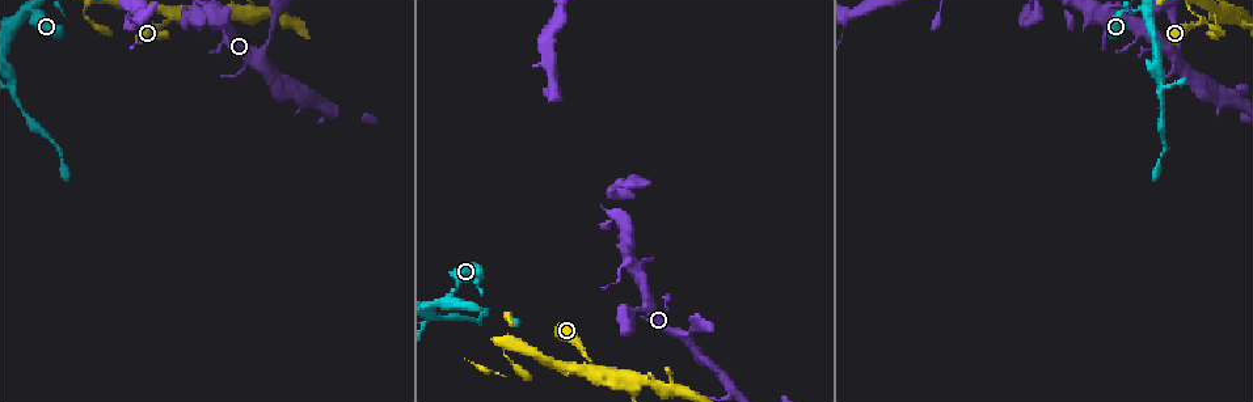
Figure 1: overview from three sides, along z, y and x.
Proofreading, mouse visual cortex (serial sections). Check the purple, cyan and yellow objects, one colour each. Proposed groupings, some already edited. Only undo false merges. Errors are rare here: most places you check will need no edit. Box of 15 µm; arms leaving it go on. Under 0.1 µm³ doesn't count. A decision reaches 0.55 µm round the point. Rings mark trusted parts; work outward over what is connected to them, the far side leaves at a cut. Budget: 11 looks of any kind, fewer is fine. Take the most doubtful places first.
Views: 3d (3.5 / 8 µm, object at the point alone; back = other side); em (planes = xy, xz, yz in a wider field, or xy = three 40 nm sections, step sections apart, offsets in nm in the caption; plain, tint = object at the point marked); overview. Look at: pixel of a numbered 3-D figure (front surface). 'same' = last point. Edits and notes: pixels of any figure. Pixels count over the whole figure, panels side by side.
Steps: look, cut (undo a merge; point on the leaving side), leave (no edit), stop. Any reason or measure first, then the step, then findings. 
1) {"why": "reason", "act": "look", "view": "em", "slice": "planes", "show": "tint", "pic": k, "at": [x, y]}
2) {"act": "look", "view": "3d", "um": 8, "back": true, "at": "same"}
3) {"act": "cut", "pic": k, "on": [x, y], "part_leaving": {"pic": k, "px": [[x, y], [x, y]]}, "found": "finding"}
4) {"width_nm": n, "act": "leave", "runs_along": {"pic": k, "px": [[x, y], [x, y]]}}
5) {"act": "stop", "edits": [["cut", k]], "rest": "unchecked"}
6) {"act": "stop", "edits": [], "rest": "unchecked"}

{"act": "look", "view": "3d", "um": 3.5, "back": true, "pic": 1, "at": [276, 9]}

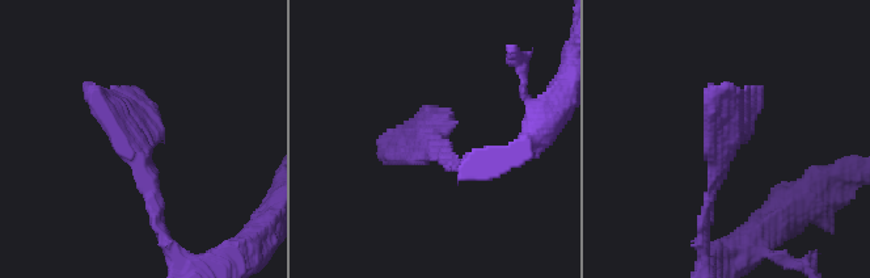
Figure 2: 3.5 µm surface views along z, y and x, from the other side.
{"why": "need the tissue", "act": "look", "view": "em", "slice": "xy", "step": 2, "show": "tint", "pic": 2, "at": [428, 139]}

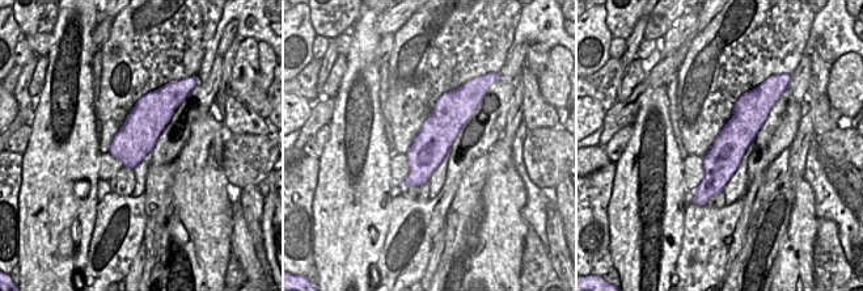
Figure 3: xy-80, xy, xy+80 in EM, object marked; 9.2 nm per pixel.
{"act": "leave", "runs_along": {"pic": 2, "px": [[157, 214], [125, 121], [89, 85]]}, "found": "one cell here"}

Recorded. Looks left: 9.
{"why": "arms part here", "act": "look", "view": "3d", "um": 8, "pic": 1, "at": [28, 9]}

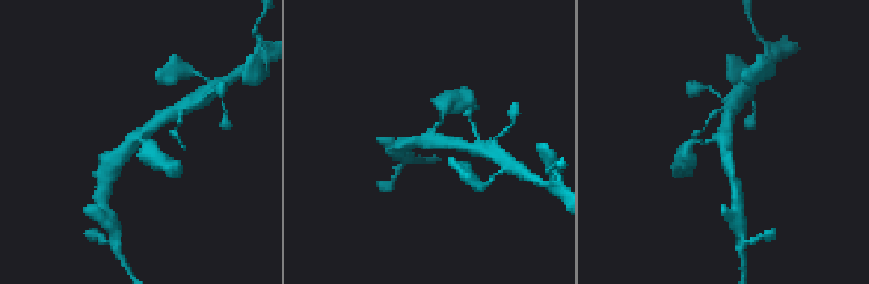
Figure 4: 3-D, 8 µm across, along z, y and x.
{"why": "need the tissue", "act": "look", "view": "em", "slice": "planes", "show": "tint", "pic": 4, "at": [131, 137]}

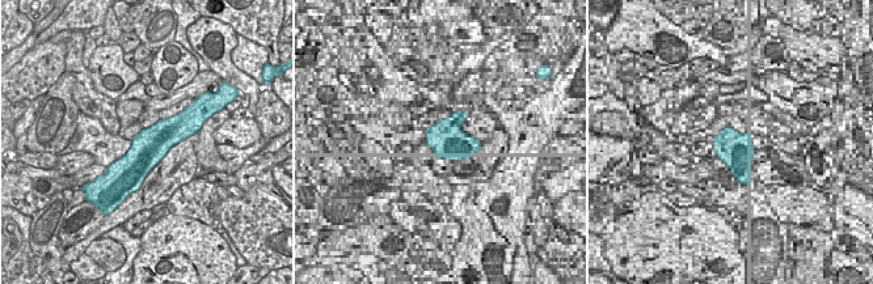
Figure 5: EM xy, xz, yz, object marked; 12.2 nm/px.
{"arm_widths_nm": [200, 300, 300], "act": "leave", "runs_along": {"pic": 4, "px": [[444, 105], [424, 142], [405, 145]]}, "found": "one cell here"}

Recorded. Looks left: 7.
{"why": "calibre changes", "act": "look", "view": "3d", "um": 3.5, "pic": 1, "at": [591, 369]}

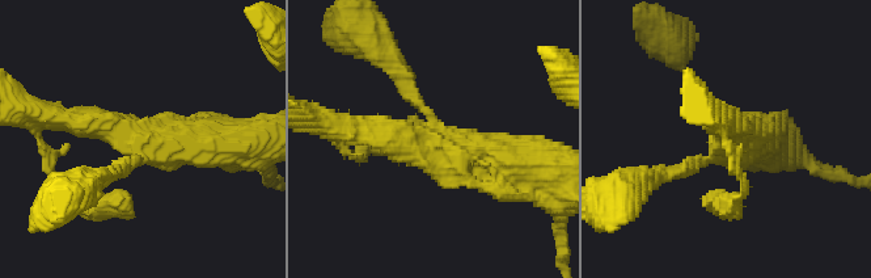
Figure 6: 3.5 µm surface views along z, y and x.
{"arms": 3, "arm_widths_nm": [200, 350, 450], "why": "need the tissue", "act": "look", "view": "em", "slice": "planes", "show": "tint", "pic": 6, "at": [430, 134]}

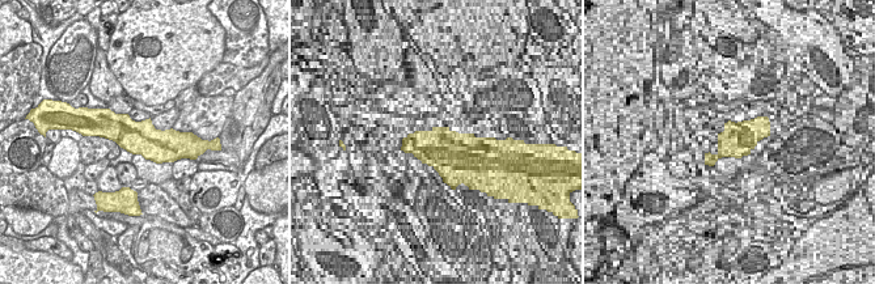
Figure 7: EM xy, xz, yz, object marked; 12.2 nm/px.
{"act": "look", "view": "em", "slice": "xy", "step": 2, "show": "tint", "at": "same"}

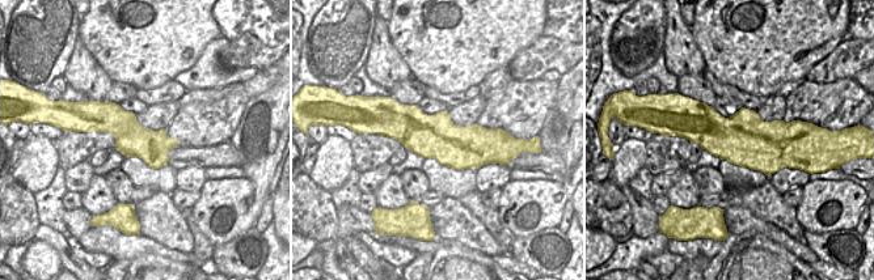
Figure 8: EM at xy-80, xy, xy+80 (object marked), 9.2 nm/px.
{"act": "leave", "runs_along": {"pic": 8, "px": [[381, 130], [494, 145]]}, "found": "continuous, no second cell"}

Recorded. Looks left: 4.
{"why": "sharp bend", "act": "look", "view": "3d", "um": 3.5, "back": true, "pic": 1, "at": [249, 13]}

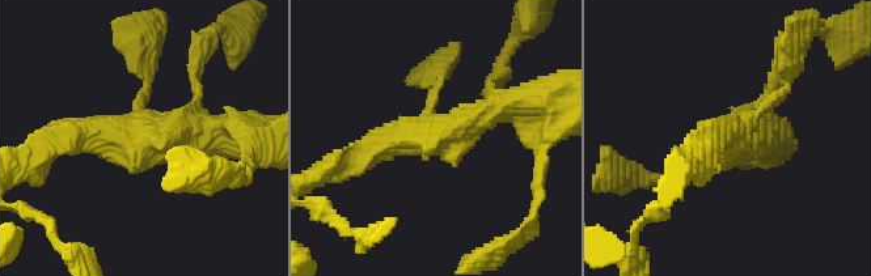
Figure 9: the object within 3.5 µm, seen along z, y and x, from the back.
{"arms": 3, "arm_widths_nm": [100, 350, 400], "act": "look", "view": "em", "slice": "xy", "step": 1, "show": "tint", "pic": 9, "at": [140, 139]}

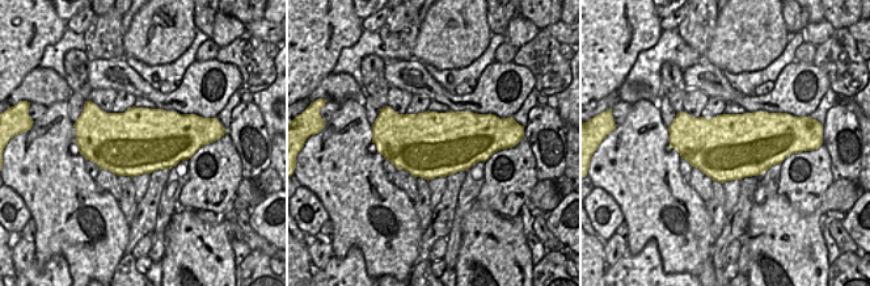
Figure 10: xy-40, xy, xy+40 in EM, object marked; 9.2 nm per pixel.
{"act": "leave", "runs_along": {"pic": 9, "px": [[514, 105], [352, 158]]}, "found": "one cell here"}

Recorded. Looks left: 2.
{"act": "stop", "edits": [], "rest": "unchecked"}

